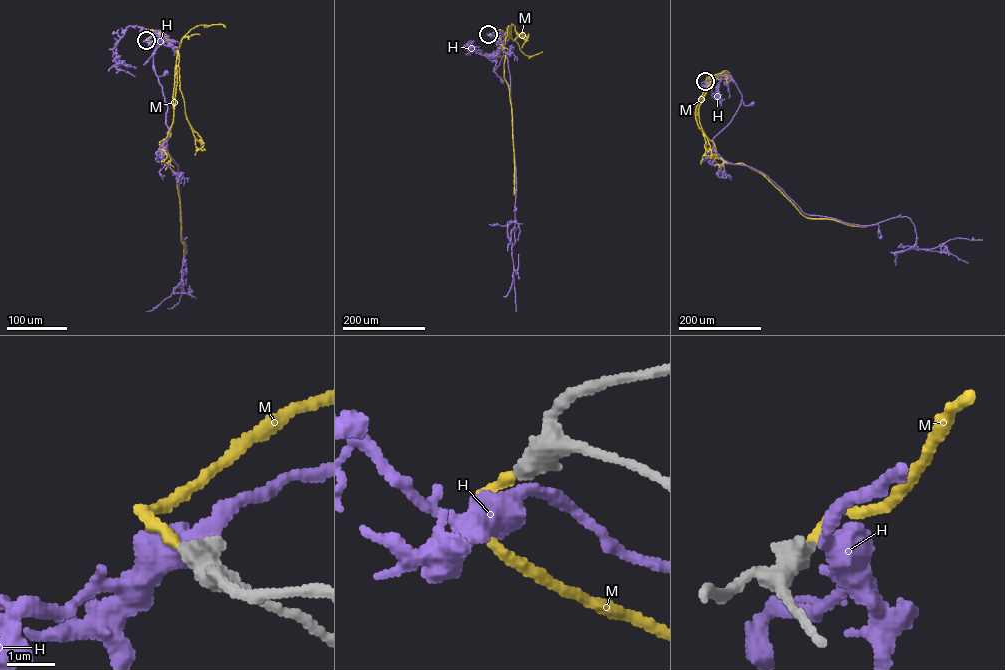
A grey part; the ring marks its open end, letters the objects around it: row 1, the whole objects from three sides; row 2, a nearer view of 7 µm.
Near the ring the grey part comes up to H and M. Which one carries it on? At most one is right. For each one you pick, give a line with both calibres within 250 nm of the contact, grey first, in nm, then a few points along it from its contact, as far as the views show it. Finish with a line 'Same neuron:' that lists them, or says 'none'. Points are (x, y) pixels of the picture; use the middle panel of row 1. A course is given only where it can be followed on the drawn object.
M: Thickness 500 nm (grey) against 200 nm. Its course: (488, 34), (497, 39), (510, 35), (508, 27), (502, 46), (512, 119), (514, 195)
Same neuron: M

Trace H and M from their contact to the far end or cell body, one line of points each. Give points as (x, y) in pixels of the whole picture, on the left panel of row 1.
H: (146, 40), (162, 33), (157, 36), (152, 66), (157, 75), (163, 76), (166, 72)
M: (146, 40), (160, 33), (177, 54), (173, 119), (166, 150), (171, 159), (169, 166), (176, 177), (183, 255)

